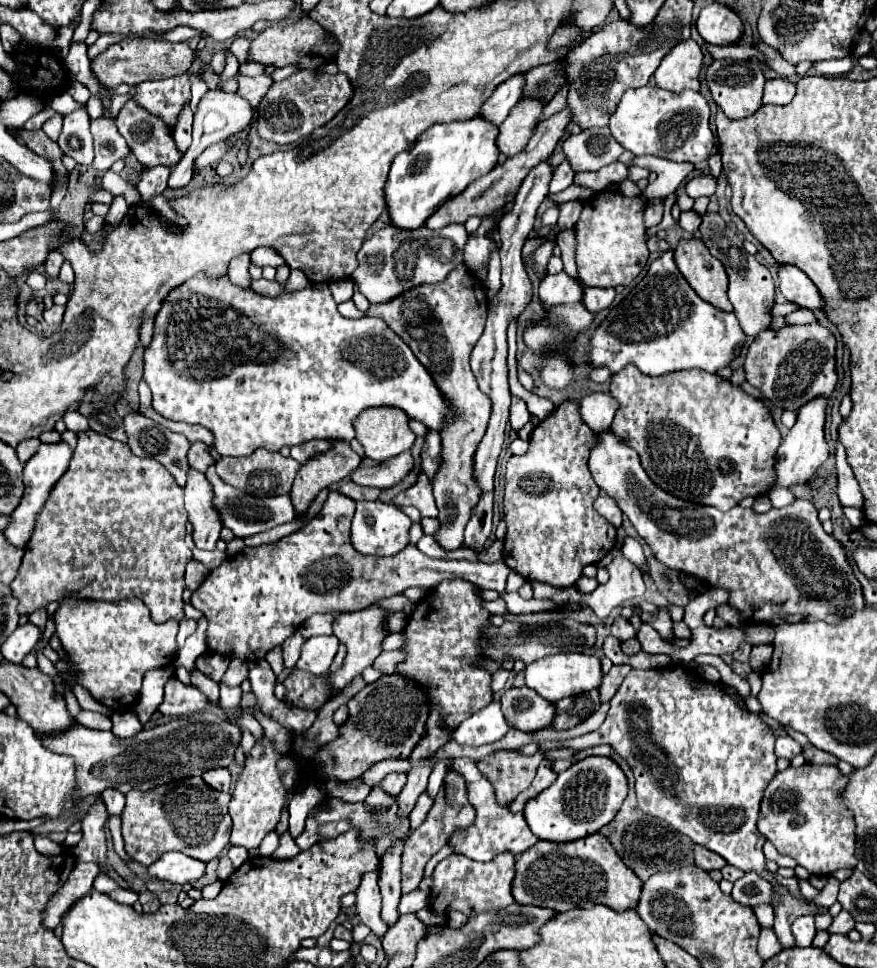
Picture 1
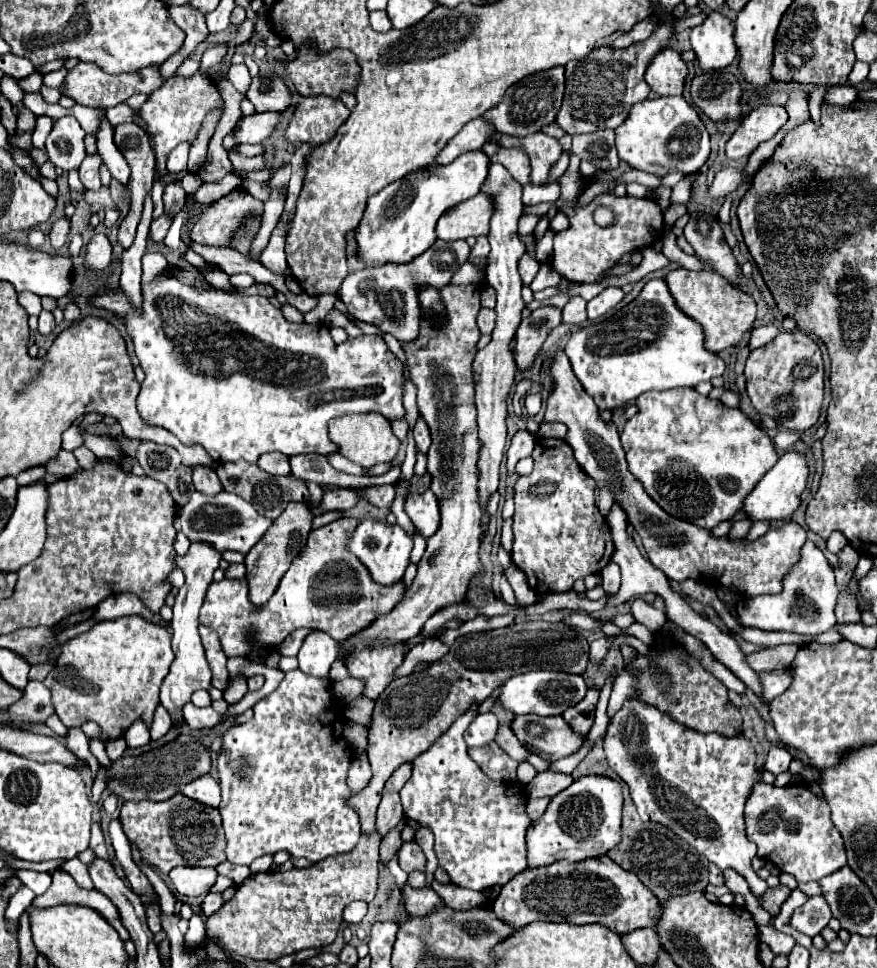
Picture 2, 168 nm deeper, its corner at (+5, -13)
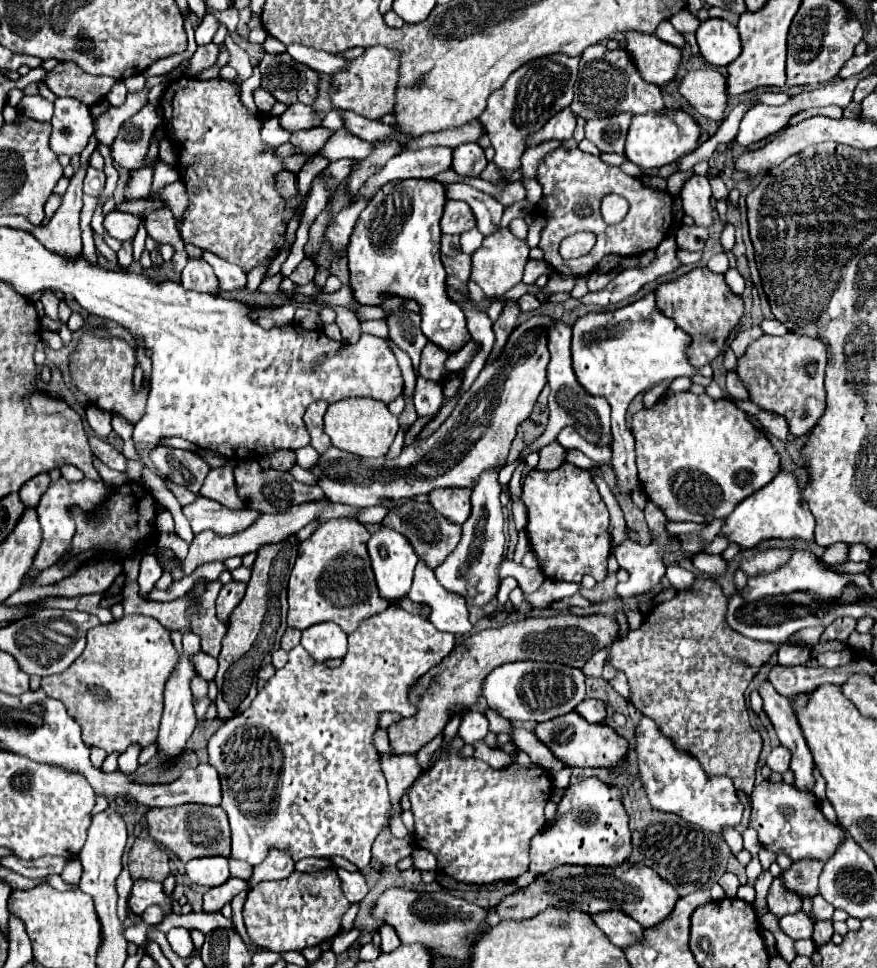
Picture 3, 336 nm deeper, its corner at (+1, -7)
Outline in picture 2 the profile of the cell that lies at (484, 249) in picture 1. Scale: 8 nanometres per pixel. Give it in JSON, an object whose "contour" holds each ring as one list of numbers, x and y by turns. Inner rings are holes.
{"contour":[[481,236,481,238,477,238,475,246,471,248,471,258,485,258,487,254,489,254,489,242,485,236]]}

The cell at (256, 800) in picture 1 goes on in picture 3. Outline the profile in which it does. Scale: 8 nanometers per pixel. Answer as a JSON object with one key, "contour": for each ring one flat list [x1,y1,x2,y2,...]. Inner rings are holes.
{"contour":[[389,606,385,612,363,620,357,626,357,630,353,634,349,634,349,650,347,650,341,666,337,666,337,668,327,668,323,662,317,662,301,644,291,648,287,664,283,668,279,668,269,682,265,682,263,690,257,694,257,698,251,702,251,706,241,716,235,716,233,720,223,722,219,726,219,730,215,732,215,736,209,740,209,746,207,746,209,764,219,772,219,780,221,780,221,786,223,786,221,808,227,812,229,824,231,824,231,840,233,840,231,858,245,860,251,866,257,866,267,858,271,848,277,848,277,850,287,850,289,856,293,858,293,862,299,862,301,858,307,858,307,856,317,856,317,858,343,856,349,862,353,862,359,870,363,870,371,862,371,846,373,846,375,838,379,836,379,832,387,826,389,810,391,810,387,780,385,780,383,770,381,770,381,756,379,756,375,742,373,742,373,736,379,730,379,714,381,712,396,712,402,717,413,716,416,713,417,706,409,700,409,692,415,688,415,684,421,676,425,676,445,656,449,656,449,652,453,650,453,640,455,640,453,634,437,630,429,620,425,620,421,616,413,616,413,614,405,612,403,608],[243,804,277,804,277,806,273,808,271,814,255,814,253,816,253,814,243,814]]}

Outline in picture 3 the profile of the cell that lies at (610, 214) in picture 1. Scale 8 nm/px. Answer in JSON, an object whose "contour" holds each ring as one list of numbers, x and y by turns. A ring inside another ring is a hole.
{"contour":[[565,146,555,148,549,152,539,168,537,168,537,182,543,186,543,202,545,210,537,210,545,218,545,228,541,230,539,248,543,250,545,262,563,276,587,276,595,270,601,258,609,254,617,256,639,256,647,250,655,250,663,238,669,234,673,222,673,198,669,192,653,190,645,186,639,178,633,178,617,166,605,164,601,158,581,152,579,148,567,150],[607,194,619,194,629,202,627,216,617,224,605,224,601,218,601,198],[573,232,593,232,597,242,593,250,577,260,565,260,559,254,559,242,573,234]]}

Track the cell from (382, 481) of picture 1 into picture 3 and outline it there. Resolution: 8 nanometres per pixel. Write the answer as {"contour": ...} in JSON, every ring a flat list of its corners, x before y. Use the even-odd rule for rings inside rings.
{"contour":[[321,500,321,504,301,504,297,508,291,508,289,512,283,512,283,514,263,514,249,528,245,528,245,532,237,532,237,536,217,536,215,532,201,532,193,538,187,558,185,560,171,558,169,562,163,564,163,572,173,572,175,568,181,568,185,574,191,574,197,566,201,566,205,562,215,562,215,560,223,562,231,556,245,556,249,552,257,552,265,544,279,544,279,542,287,540,289,536,297,534,305,524,315,520,315,516,323,510,323,506,327,502,329,500]]}

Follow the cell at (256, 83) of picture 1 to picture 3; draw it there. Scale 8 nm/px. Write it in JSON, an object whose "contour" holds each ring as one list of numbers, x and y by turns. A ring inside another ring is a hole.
{"contour":[[265,54,265,58,259,64,261,70,261,88,271,92,277,102,283,104,313,104,317,90,319,90,319,74,293,60,289,54,271,56]]}

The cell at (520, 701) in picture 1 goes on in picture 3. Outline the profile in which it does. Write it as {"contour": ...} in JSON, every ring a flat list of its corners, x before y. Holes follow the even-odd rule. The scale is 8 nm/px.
{"contour":[[577,712,559,716,557,720,541,722,535,728,535,736,569,768,607,768,613,774,623,774,627,770,627,750,629,742,619,736,611,726,589,724]]}

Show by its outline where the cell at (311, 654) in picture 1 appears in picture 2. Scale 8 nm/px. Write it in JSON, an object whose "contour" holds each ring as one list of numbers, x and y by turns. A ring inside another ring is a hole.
{"contour":[[313,632,305,638,299,654,299,670,315,678,325,678,331,664,337,660,337,640,327,634]]}

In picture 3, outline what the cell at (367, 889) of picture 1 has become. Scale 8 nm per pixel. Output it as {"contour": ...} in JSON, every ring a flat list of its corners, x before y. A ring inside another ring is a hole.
{"contour":[[383,924,383,926,379,928,379,934,381,934,381,950,383,950,383,952,393,952,397,946,401,946,401,940,399,940,399,936,395,934,393,926]]}

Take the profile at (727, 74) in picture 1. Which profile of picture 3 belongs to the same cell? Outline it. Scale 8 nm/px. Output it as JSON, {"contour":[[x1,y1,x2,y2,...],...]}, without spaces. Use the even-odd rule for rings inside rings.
{"contour":[[713,68,687,72,679,82,679,94,703,116,721,122,727,108,727,80]]}

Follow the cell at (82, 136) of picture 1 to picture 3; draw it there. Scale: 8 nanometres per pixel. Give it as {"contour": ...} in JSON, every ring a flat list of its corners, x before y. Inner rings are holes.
{"contour":[[57,98,51,124,53,132,49,146,55,154,81,154,93,134,93,118,89,108,77,98]]}

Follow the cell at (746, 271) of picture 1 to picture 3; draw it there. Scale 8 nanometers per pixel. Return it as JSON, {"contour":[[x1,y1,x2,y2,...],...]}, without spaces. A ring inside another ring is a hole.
{"contour":[[691,176,681,188,681,200,685,214,691,216,697,226,711,226,711,186,705,176]]}

